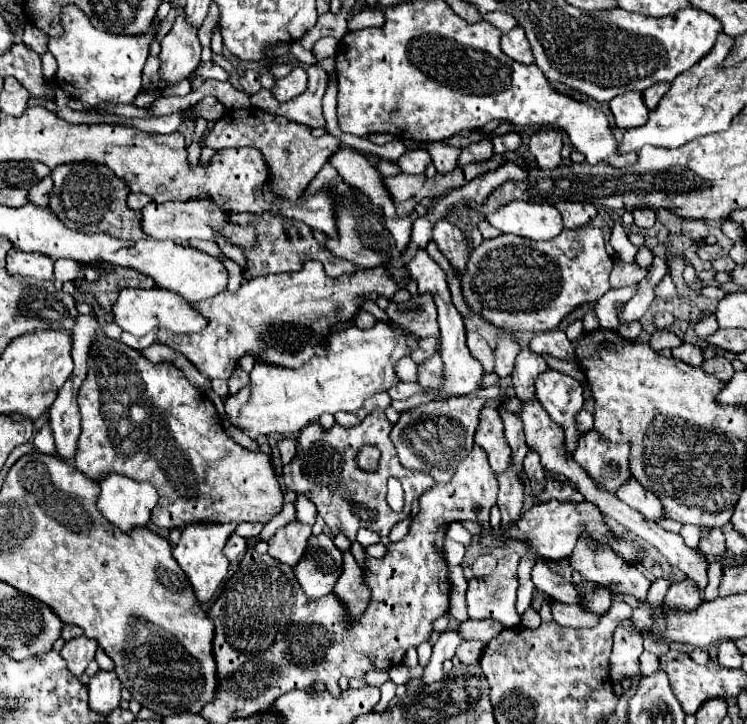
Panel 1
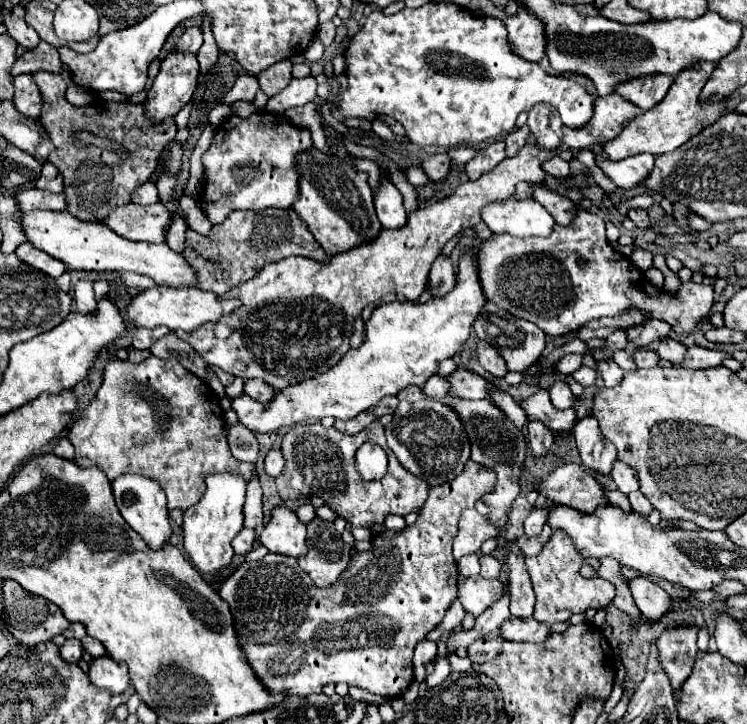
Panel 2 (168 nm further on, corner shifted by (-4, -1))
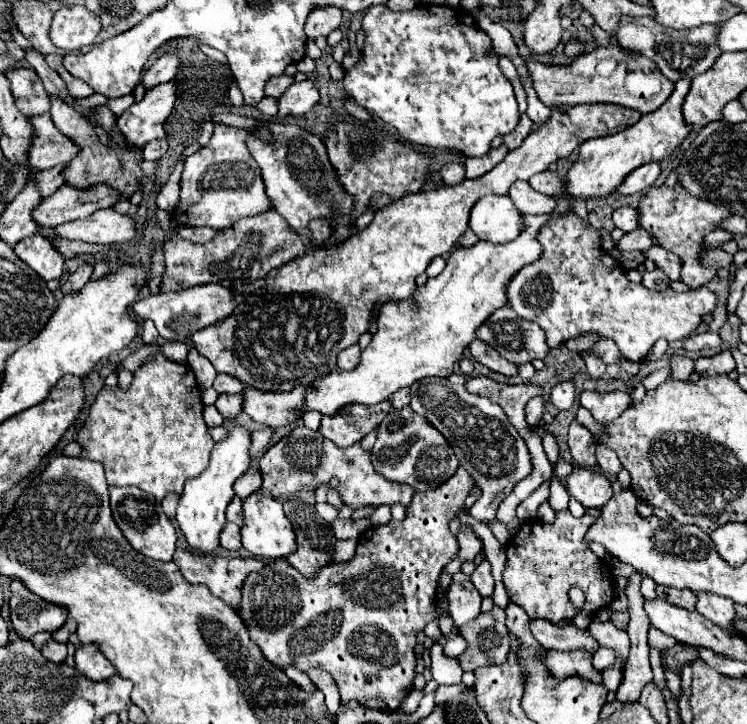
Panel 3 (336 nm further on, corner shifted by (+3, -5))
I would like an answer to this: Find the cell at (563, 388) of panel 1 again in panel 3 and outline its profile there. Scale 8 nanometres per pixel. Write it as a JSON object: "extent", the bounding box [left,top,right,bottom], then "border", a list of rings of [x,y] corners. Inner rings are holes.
{"extent":[550,382,574,410],"border":[[[560,382],[554,386],[552,394],[550,394],[550,402],[558,408],[558,410],[570,410],[574,404],[574,384],[572,382]]]}

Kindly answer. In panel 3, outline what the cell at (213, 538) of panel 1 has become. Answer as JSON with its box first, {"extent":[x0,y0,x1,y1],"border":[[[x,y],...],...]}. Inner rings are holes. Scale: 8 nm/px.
{"extent":[176,428,250,554],"border":[[[234,428],[226,440],[214,446],[210,466],[200,476],[190,478],[184,486],[176,510],[176,522],[186,536],[186,542],[202,554],[212,554],[220,546],[220,532],[226,524],[224,512],[234,498],[234,482],[250,468],[248,448],[250,448],[250,432],[244,428]]]}

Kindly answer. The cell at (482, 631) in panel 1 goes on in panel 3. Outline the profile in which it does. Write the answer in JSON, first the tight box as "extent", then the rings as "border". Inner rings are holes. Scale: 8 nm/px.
{"extent":[530,620,598,652],"border":[[[531,620],[530,630],[534,638],[540,642],[544,648],[554,648],[554,650],[588,650],[596,652],[598,644],[596,640],[586,632],[576,626],[558,626],[552,622],[544,620]]]}

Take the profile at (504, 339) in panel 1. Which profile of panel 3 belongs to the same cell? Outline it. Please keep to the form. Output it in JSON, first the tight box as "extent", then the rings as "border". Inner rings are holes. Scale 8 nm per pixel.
{"extent":[476,306,548,364],"border":[[[508,306],[492,312],[488,322],[476,330],[476,338],[490,344],[512,364],[544,358],[548,352],[544,330],[532,322],[526,322]]]}

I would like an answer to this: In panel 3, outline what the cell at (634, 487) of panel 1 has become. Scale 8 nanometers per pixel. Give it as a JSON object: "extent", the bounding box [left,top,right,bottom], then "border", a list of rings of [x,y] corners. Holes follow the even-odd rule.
{"extent":[596,444,622,478],"border":[[[598,444],[598,448],[596,448],[596,458],[598,458],[598,466],[602,468],[602,472],[606,472],[610,478],[616,478],[618,472],[622,470],[622,464],[620,464],[616,452],[602,444]]]}

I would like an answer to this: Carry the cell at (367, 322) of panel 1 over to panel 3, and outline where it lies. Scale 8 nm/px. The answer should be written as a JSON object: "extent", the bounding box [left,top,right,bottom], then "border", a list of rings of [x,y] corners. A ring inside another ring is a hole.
{"extent":[338,344,362,370],"border":[[[354,344],[354,346],[350,346],[348,350],[340,352],[338,368],[340,368],[340,370],[352,370],[352,368],[356,368],[358,362],[360,362],[360,352],[362,352],[362,350],[360,350],[358,344]]]}

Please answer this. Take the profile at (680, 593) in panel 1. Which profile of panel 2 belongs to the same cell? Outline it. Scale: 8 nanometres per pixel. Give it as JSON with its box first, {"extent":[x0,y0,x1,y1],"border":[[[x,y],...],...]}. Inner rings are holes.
{"extent":[657,626,697,692],"border":[[[697,626],[667,628],[657,640],[659,664],[663,666],[673,692],[689,678],[697,654]]]}

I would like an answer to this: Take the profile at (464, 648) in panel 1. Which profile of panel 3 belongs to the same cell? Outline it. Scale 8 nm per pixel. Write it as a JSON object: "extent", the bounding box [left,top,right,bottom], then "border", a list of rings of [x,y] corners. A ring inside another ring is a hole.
{"extent":[458,606,510,670],"border":[[[494,606],[490,612],[480,614],[476,622],[468,622],[460,628],[468,642],[466,652],[458,656],[462,670],[476,670],[480,666],[502,664],[506,660],[510,640],[504,620],[504,610]]]}

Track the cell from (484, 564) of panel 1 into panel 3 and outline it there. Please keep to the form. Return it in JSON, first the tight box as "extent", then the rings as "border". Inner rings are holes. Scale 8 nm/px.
{"extent":[470,560,494,596],"border":[[[482,560],[476,570],[472,572],[470,576],[472,584],[476,586],[476,590],[482,594],[482,596],[490,596],[492,590],[494,590],[494,578],[490,574],[490,562],[488,560]]]}

